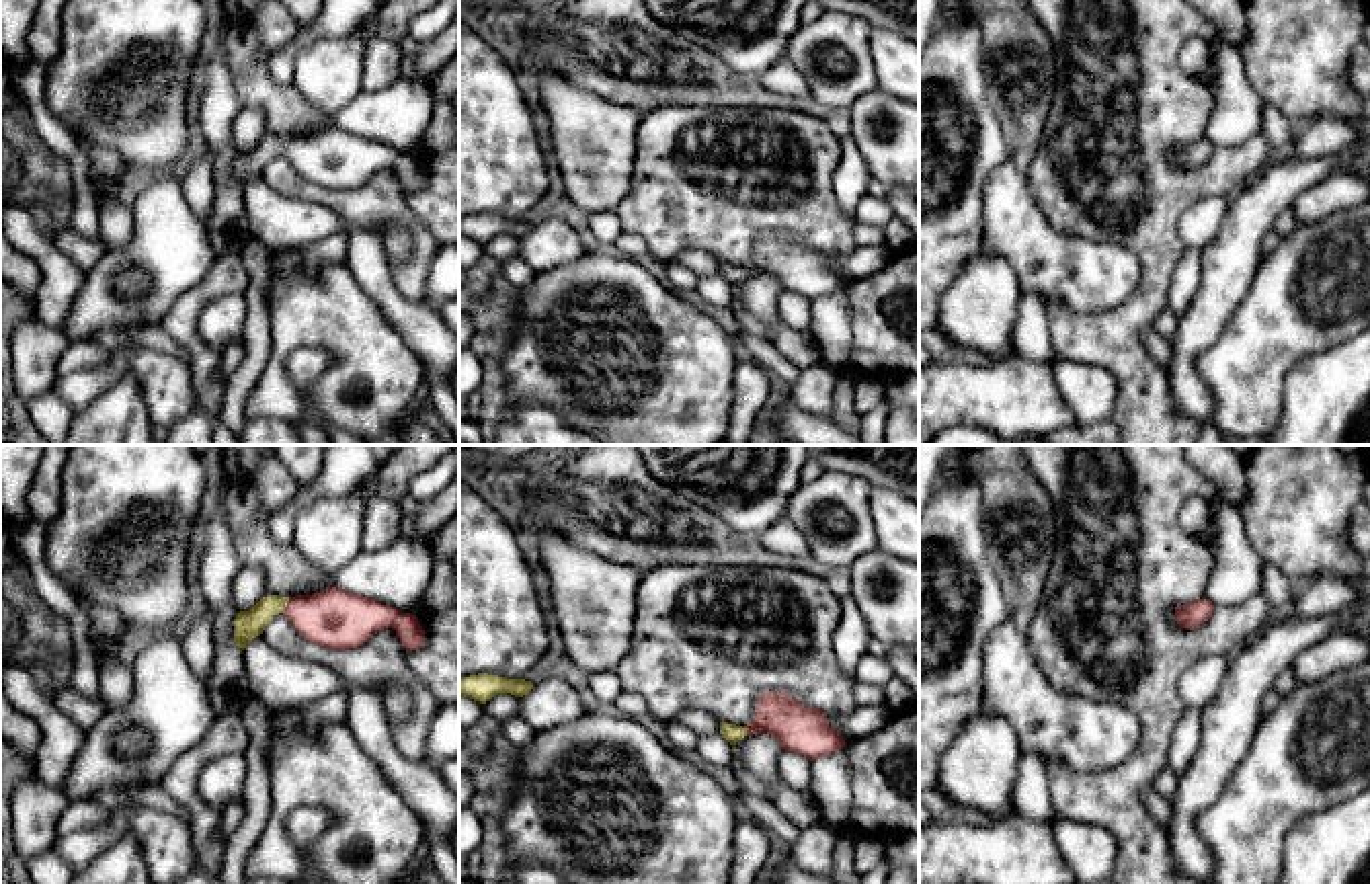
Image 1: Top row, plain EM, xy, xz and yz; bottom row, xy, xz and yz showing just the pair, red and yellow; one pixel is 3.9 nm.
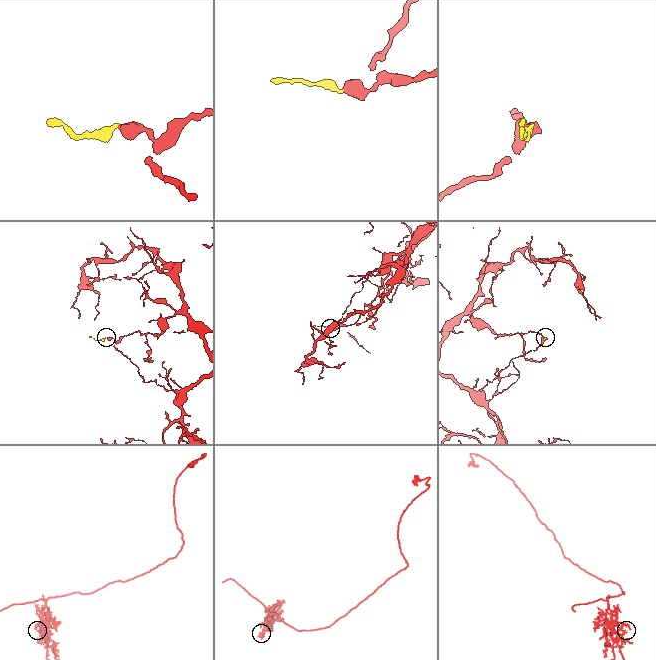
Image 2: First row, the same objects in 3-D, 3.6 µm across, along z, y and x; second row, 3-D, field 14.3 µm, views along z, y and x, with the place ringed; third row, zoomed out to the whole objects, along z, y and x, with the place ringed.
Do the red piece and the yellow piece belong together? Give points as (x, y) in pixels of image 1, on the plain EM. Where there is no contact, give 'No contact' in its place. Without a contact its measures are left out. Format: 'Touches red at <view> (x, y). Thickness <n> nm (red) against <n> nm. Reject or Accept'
Touches red at xy (288, 146). Thickness 240 nm (red) against 110 nm. Accept

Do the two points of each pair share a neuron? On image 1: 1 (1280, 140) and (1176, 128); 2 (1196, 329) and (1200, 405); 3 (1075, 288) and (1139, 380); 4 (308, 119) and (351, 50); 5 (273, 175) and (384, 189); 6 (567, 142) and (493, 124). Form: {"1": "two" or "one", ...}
{"1": "two", "2": "one", "3": "two", "4": "two", "5": "one", "6": "two"}

